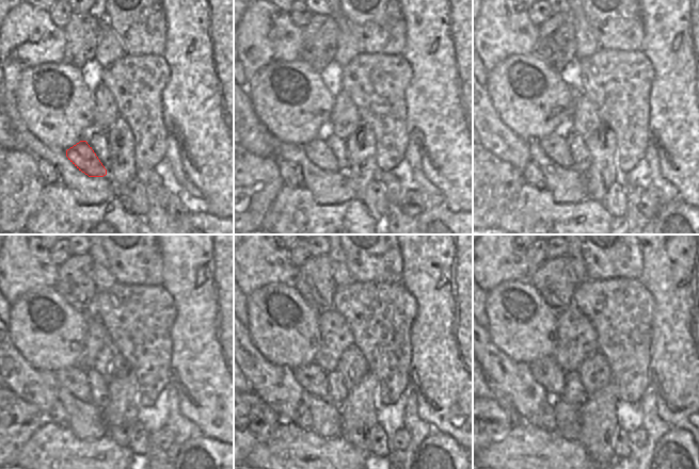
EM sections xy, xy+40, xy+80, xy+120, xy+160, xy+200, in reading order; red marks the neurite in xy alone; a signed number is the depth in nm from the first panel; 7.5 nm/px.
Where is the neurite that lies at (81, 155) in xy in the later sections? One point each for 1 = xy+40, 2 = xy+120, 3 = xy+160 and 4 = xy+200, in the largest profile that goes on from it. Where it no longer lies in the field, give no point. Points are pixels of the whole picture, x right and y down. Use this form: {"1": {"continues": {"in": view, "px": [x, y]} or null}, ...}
{"1": {"continues": {"in": "xy+40", "px": [317, 150]}}, "2": {"continues": {"in": "xy+120", "px": [73, 378]}}, "3": {"continues": {"in": "xy+160", "px": [311, 377]}}, "4": {"continues": {"in": "xy+200", "px": [545, 371]}}}

